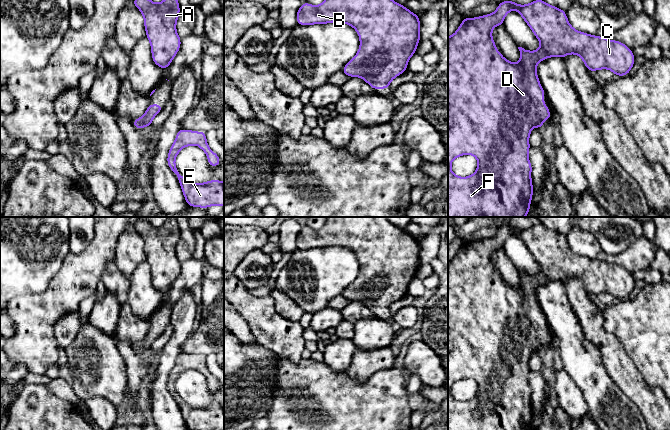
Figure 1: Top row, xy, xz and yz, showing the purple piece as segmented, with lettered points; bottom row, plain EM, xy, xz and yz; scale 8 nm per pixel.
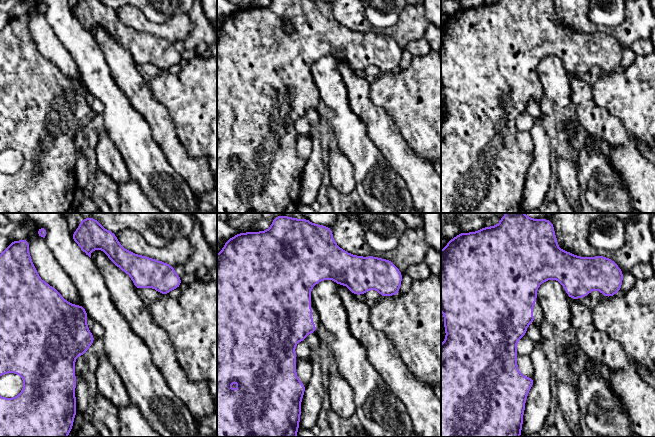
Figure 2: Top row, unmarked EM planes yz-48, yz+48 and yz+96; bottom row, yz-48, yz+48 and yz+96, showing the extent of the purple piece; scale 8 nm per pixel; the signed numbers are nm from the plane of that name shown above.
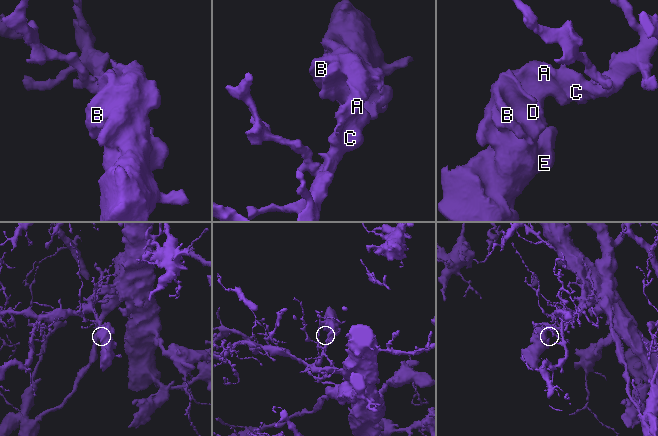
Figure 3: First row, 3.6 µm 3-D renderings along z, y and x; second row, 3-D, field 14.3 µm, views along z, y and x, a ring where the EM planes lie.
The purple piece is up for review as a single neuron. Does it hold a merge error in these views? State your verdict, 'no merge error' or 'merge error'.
no merge error

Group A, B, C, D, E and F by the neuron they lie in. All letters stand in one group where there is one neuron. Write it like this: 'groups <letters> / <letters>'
groups A B C D E F

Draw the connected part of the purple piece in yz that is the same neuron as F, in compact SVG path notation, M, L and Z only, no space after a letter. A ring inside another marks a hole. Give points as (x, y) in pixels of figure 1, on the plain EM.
M542 223L526 229L511 224L502 225L492 238L464 241L457 255L448 261L448 430L530 430L533 420L532 389L528 381L530 356L533 351L542 354L543 345L552 340L544 328L545 315L541 311L536 291L540 285L549 281L563 283L569 278L579 279L589 296L609 293L615 300L627 300L635 286L632 274L624 267L574 253L567 243L566 235ZM511 234L520 237L540 266L540 272L536 275L518 271L519 287L505 283L492 262L492 253L497 249L503 250L505 240ZM468 378L476 381L477 394L468 401L456 400L451 394L451 386Z

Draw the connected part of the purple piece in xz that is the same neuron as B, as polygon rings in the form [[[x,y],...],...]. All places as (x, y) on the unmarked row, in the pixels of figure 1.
[[[327,217],[320,229],[303,226],[296,245],[302,250],[332,246],[352,250],[359,259],[360,271],[341,295],[350,302],[362,302],[372,313],[390,312],[390,306],[407,295],[408,285],[421,264],[418,239],[393,225],[387,217]]]

